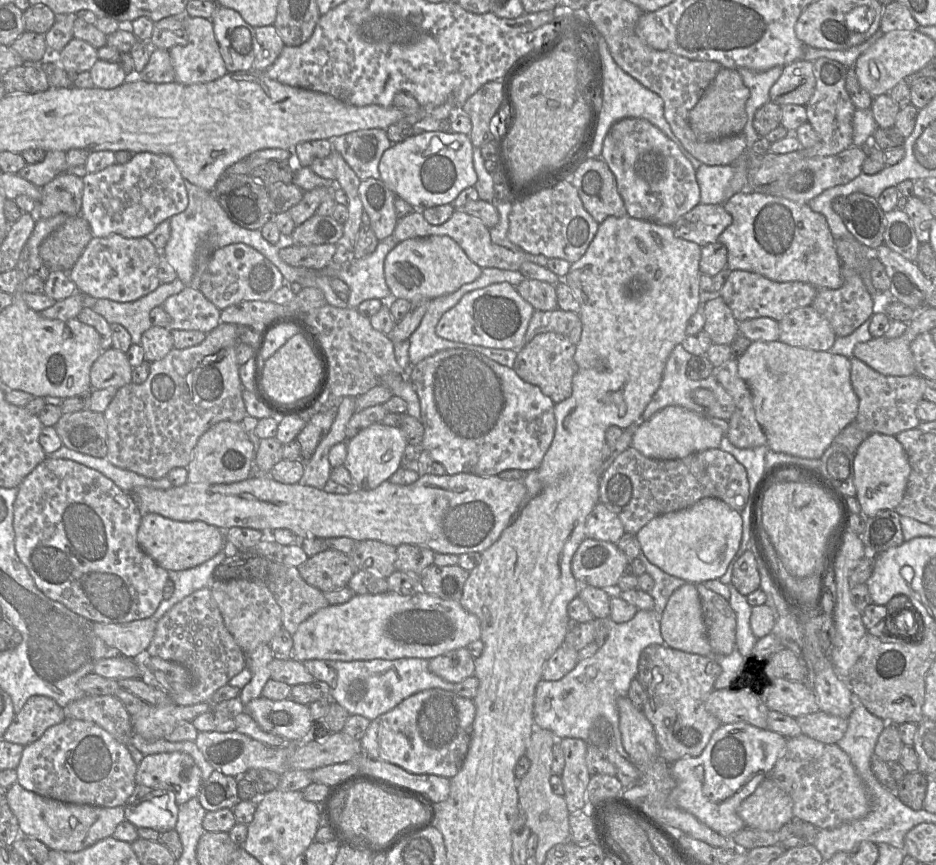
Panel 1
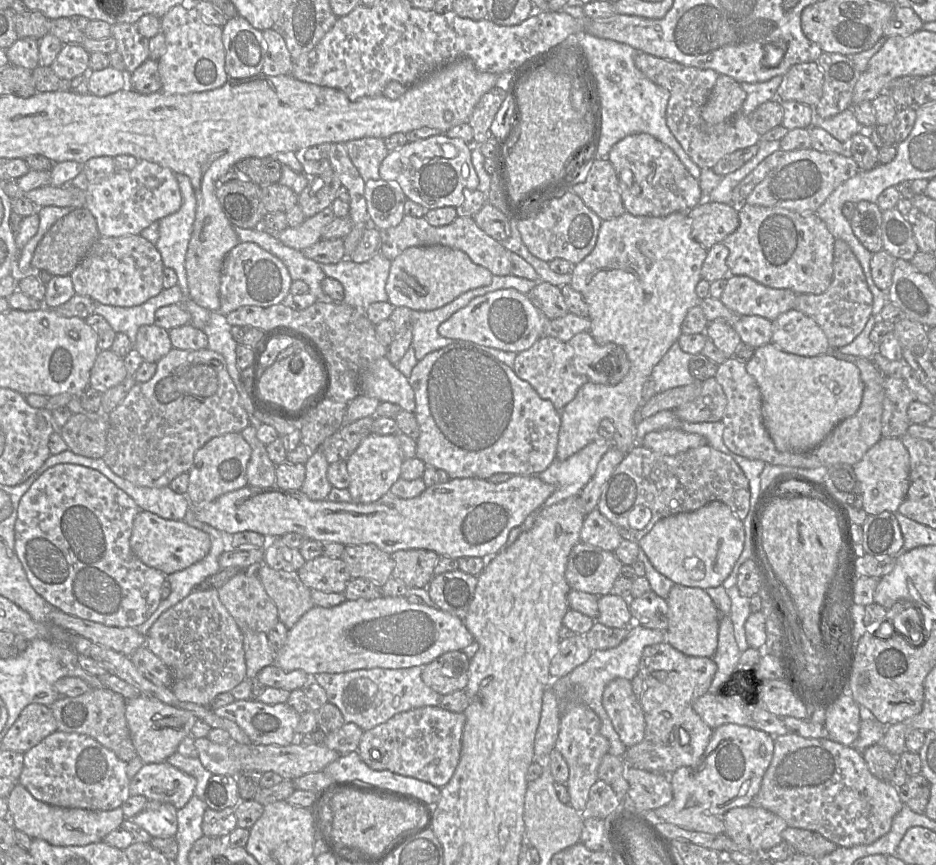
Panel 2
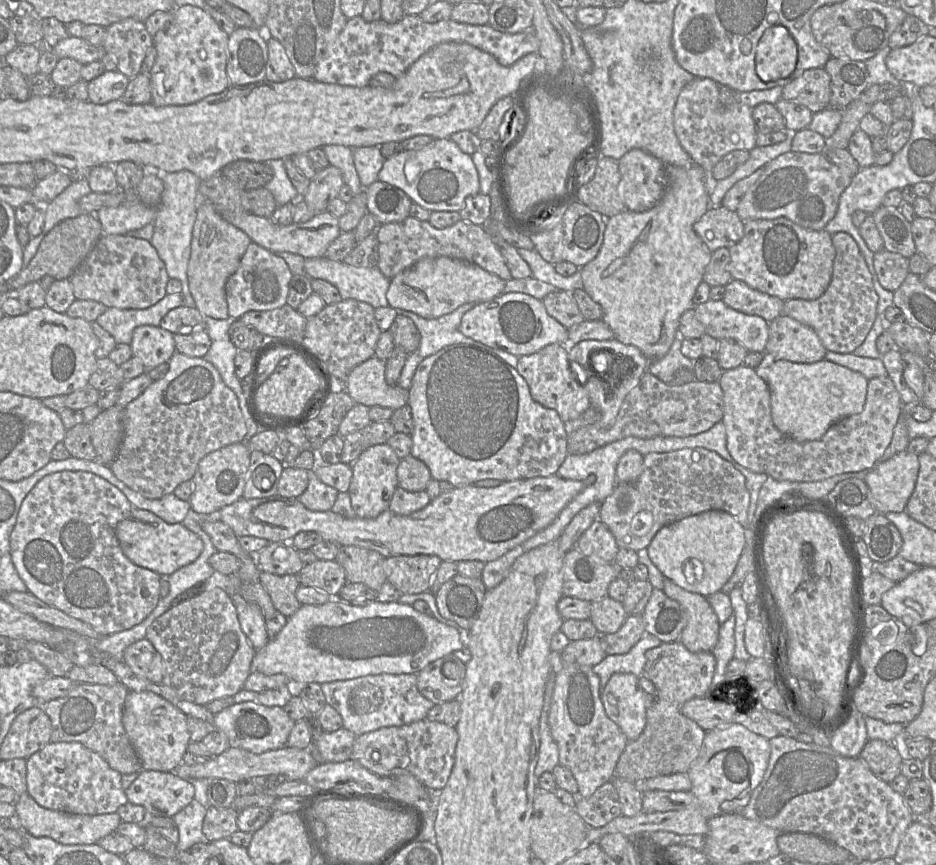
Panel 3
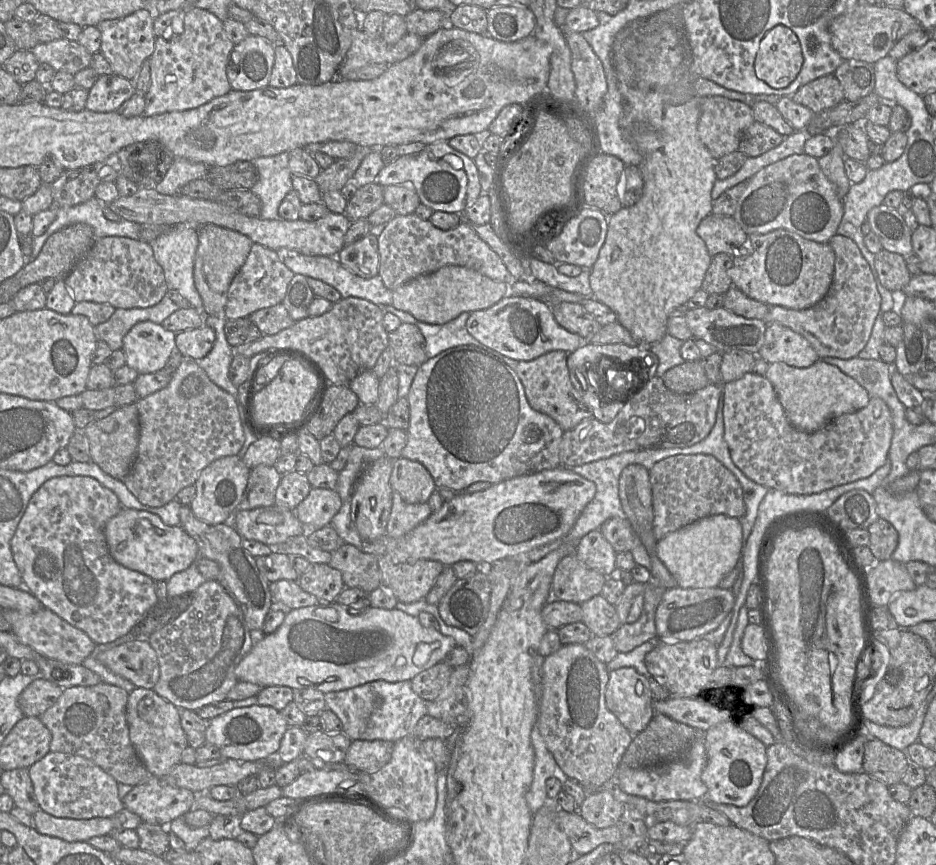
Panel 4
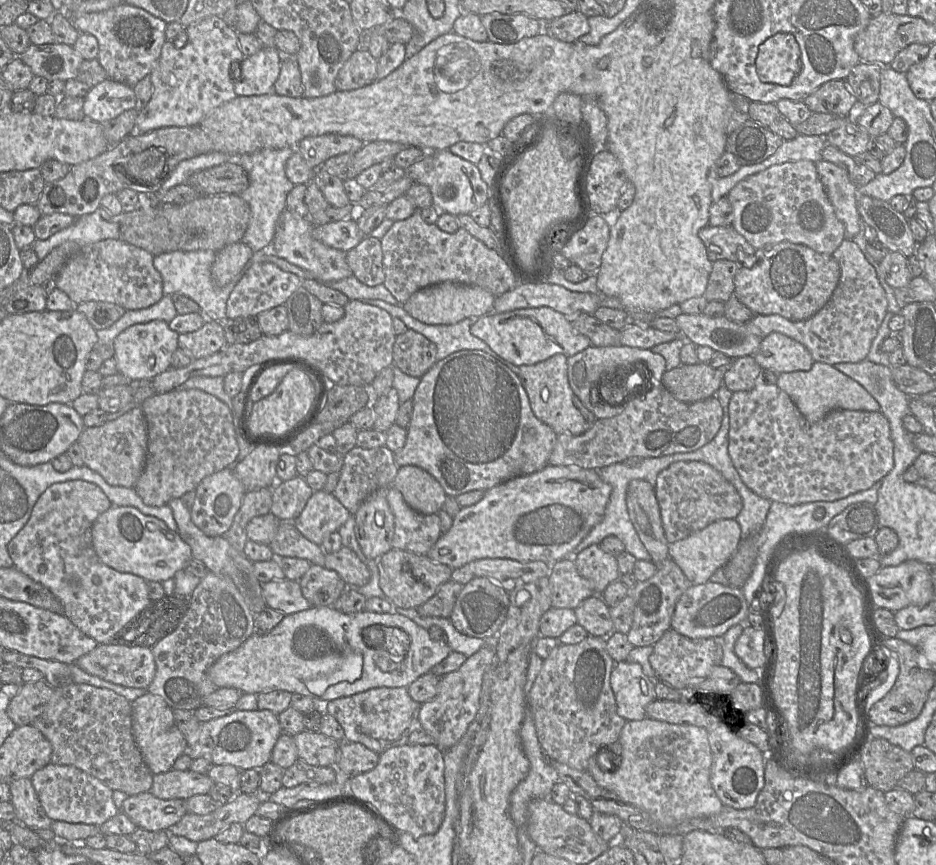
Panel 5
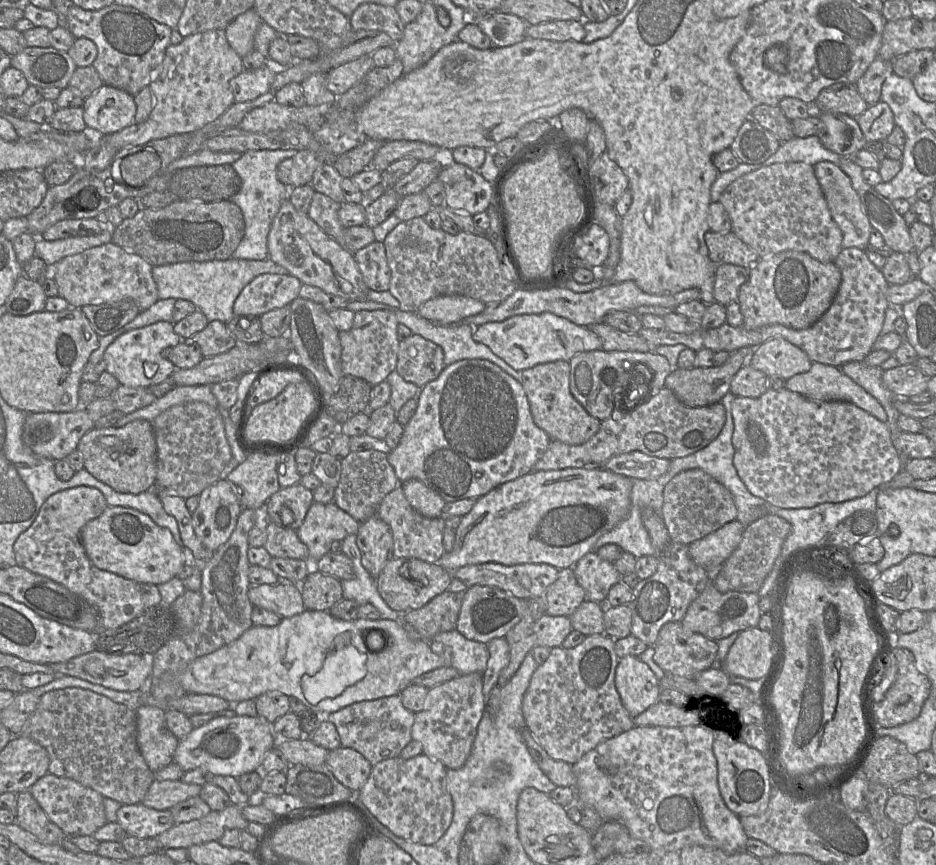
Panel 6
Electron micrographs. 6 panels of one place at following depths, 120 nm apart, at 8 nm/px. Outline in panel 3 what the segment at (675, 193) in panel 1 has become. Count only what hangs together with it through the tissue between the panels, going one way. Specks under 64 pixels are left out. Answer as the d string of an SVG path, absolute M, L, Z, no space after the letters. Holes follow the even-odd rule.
M632 149L618 160L618 165L621 174L618 193L626 209L643 212L662 199L666 190L666 168L660 159L641 149Z

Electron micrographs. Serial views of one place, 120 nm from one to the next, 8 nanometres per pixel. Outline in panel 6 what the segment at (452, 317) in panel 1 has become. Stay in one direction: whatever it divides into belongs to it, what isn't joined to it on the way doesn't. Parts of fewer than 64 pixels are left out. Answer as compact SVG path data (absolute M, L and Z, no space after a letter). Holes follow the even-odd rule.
M550 312L521 314L501 322L488 322L475 327L472 338L485 344L495 355L518 371L557 360L569 362L577 353L602 348L601 339L590 328L579 326Z

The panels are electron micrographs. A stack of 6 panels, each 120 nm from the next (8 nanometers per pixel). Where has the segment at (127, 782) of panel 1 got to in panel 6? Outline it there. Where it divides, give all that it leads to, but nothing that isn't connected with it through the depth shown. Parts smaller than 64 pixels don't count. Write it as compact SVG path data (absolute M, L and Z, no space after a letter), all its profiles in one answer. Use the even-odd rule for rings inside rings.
M47 773L38 779L28 791L31 792L48 818L67 836L93 835L96 830L107 823L104 797L71 778L57 777Z

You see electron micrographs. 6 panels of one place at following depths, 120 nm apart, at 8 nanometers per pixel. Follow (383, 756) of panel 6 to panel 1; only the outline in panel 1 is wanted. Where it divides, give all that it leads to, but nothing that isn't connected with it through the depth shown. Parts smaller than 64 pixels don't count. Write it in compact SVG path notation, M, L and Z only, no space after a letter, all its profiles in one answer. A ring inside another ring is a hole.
M422 658L361 661L312 659L302 663L315 679L329 685L330 699L333 702L344 707L350 715L361 715L370 721L390 711L415 693L431 688L453 691L456 685L430 672L429 660Z

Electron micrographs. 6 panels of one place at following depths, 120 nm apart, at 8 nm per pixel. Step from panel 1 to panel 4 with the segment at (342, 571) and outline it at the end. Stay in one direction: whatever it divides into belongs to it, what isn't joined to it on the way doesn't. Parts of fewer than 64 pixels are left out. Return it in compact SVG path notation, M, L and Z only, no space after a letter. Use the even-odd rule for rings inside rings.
M328 563L312 564L299 576L297 582L304 591L316 596L320 602L336 601L345 587L341 572Z

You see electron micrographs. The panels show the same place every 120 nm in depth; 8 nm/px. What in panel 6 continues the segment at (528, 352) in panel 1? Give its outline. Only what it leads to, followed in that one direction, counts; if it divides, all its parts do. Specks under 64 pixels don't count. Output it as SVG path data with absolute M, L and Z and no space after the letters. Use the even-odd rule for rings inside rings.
M567 361L538 364L521 373L521 384L529 402L533 421L551 440L579 445L597 433L601 421L589 415L570 392L570 366Z

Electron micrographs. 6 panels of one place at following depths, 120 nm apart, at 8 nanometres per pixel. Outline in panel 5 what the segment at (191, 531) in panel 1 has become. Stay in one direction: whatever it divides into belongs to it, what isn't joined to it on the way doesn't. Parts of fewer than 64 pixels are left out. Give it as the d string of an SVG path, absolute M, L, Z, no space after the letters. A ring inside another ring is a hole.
M111 506L92 525L92 545L107 566L122 573L131 573L147 582L164 582L183 570L192 559L190 546L164 521L145 515L132 506Z

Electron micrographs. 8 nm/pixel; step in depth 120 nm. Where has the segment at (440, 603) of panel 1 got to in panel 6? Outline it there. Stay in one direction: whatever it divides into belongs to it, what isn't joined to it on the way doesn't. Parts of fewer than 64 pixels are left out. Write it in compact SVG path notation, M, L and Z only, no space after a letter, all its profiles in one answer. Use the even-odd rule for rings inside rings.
M306 609L302 613L295 616L282 618L281 622L273 627L252 626L232 643L216 650L211 654L196 658L178 675L178 683L185 690L186 694L214 695L228 702L240 702L250 699L255 700L258 696L268 691L279 691L288 697L292 696L299 699L312 712L325 716L356 702L374 700L397 694L399 695L406 686L411 684L414 678L442 666L444 666L443 659L432 652L429 646L429 641L424 639L412 639L403 625L398 621L383 618L375 620L357 618L353 621L345 621L333 617L329 611ZM371 629L379 629L387 635L388 642L386 640L386 647L384 646L380 651L369 650L365 643L364 633Z

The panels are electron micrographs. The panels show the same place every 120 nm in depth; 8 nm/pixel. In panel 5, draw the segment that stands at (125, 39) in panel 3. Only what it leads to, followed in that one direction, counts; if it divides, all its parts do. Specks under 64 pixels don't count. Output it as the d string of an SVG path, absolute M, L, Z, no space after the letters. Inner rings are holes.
M121 3L101 12L89 12L72 19L80 33L92 34L98 40L98 61L106 70L108 78L135 86L149 75L155 67L166 41L165 29L168 23L143 8Z

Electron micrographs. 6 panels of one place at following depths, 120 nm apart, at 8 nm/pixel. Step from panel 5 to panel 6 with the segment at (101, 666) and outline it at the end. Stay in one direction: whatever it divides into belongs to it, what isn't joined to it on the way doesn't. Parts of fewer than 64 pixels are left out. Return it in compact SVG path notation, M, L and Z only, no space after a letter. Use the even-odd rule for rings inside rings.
M95 649L92 652L72 658L66 662L51 664L52 673L80 678L93 684L117 691L134 691L145 688L152 674L153 657L148 654L113 655Z

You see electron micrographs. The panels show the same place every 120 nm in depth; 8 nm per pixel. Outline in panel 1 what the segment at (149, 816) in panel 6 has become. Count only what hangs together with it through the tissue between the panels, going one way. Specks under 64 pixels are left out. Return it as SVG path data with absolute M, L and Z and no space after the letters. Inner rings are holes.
M164 752L144 756L138 764L135 779L136 785L173 791L177 804L181 805L197 797L202 772L189 754Z

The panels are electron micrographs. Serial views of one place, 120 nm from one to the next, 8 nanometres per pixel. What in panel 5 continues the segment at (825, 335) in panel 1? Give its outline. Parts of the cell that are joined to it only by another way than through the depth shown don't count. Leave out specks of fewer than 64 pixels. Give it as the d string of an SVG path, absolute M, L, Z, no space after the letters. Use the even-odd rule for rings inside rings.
M778 332L764 337L753 356L762 369L778 374L808 371L815 362L804 345Z

